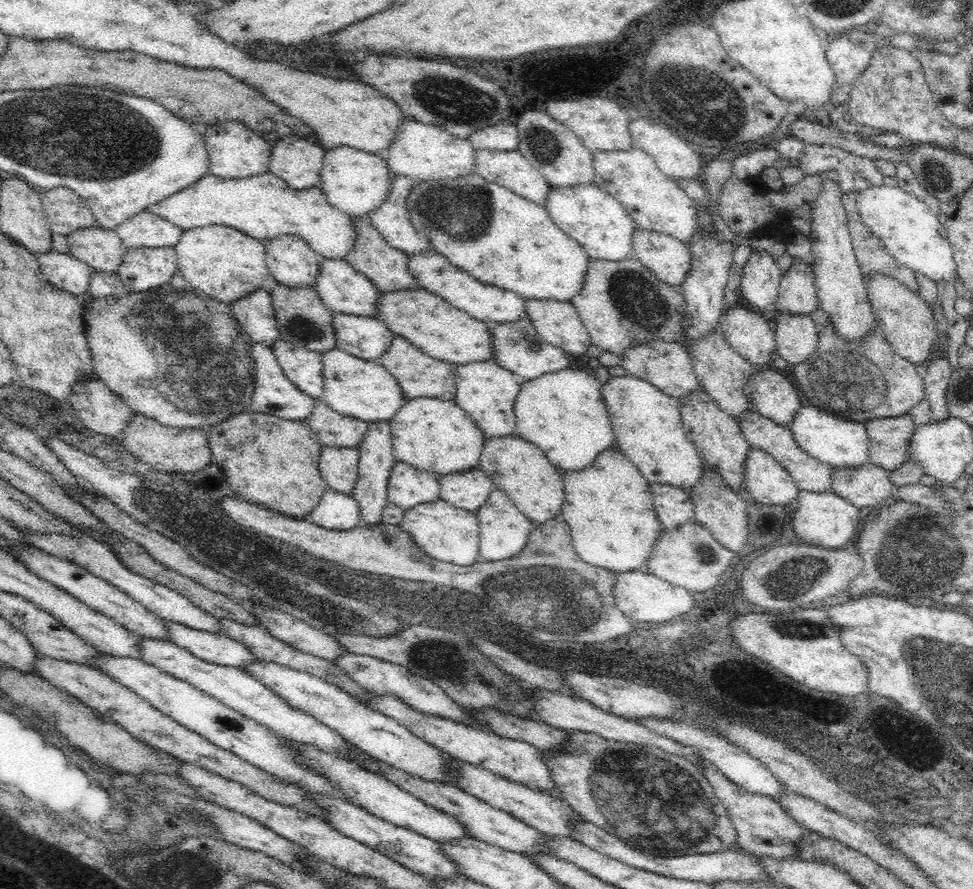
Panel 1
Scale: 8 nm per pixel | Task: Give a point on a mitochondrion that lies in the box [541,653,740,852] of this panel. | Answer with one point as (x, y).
(606, 765)

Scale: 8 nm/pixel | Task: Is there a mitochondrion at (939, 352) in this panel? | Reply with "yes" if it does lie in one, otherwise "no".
no

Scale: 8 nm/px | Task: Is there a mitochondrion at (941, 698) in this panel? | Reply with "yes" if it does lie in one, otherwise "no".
yes

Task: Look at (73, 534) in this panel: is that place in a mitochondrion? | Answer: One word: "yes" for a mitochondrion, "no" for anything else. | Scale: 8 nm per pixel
no

